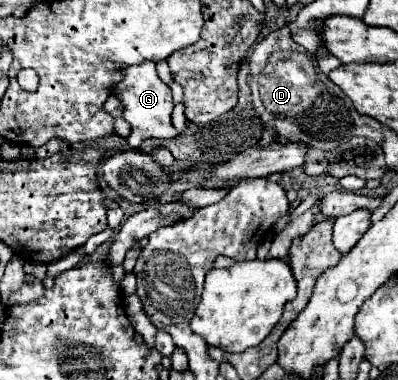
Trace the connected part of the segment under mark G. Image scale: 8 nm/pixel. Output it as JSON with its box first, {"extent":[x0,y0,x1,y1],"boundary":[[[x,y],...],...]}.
{"extent":[112,62,178,148],"boundary":[[[144,62],[138,66],[128,66],[122,68],[124,70],[124,80],[114,86],[112,94],[118,96],[124,104],[124,118],[132,124],[132,134],[128,136],[128,146],[130,148],[138,148],[146,138],[158,138],[158,140],[168,140],[168,138],[176,138],[178,132],[172,126],[172,110],[174,110],[174,102],[172,102],[172,94],[170,88],[158,78],[156,70],[154,70],[154,62]]]}

